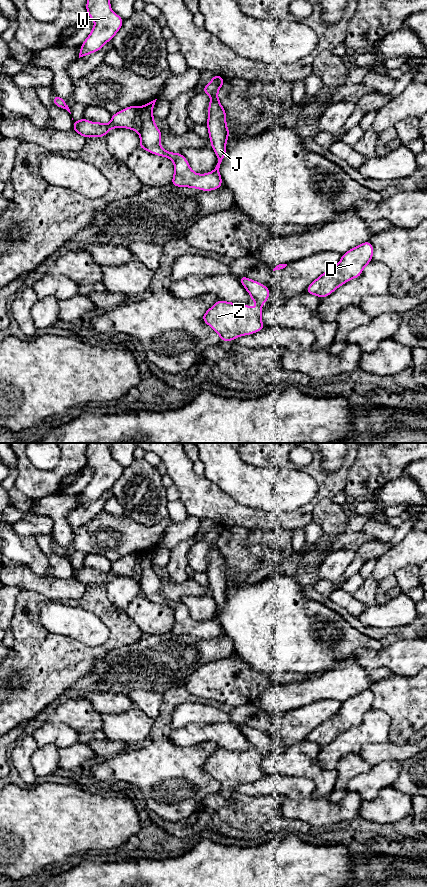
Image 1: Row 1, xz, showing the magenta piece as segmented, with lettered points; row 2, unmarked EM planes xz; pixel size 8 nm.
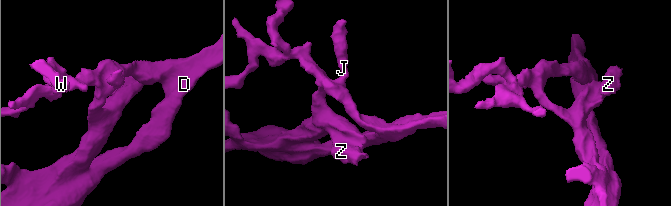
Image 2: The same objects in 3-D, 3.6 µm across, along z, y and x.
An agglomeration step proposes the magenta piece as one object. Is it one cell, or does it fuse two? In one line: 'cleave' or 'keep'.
cleave

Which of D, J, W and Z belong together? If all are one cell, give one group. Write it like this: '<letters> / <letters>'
D W / J Z

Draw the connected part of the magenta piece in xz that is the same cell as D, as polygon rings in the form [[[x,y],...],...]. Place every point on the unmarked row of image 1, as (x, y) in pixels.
[[[369,689],[350,697],[342,702],[336,714],[314,728],[306,740],[320,746],[329,744],[347,729],[361,724],[364,715],[372,709],[373,699],[373,693]]]

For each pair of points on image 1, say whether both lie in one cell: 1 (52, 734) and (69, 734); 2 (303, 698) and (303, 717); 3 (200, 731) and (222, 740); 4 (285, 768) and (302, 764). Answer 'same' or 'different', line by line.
1: same
2: different
3: same
4: same

